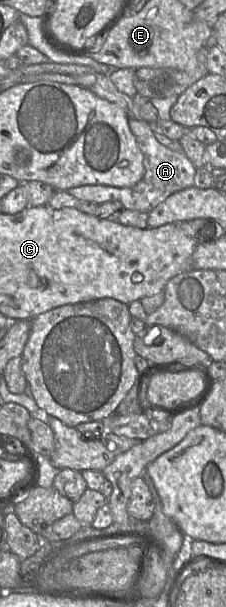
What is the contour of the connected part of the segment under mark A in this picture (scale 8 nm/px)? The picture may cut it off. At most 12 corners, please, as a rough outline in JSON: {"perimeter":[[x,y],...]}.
{"perimeter":[[128,118],[145,173],[133,187],[82,185],[80,201],[119,201],[149,213],[194,186],[197,168],[184,152],[156,140],[151,125]]}

